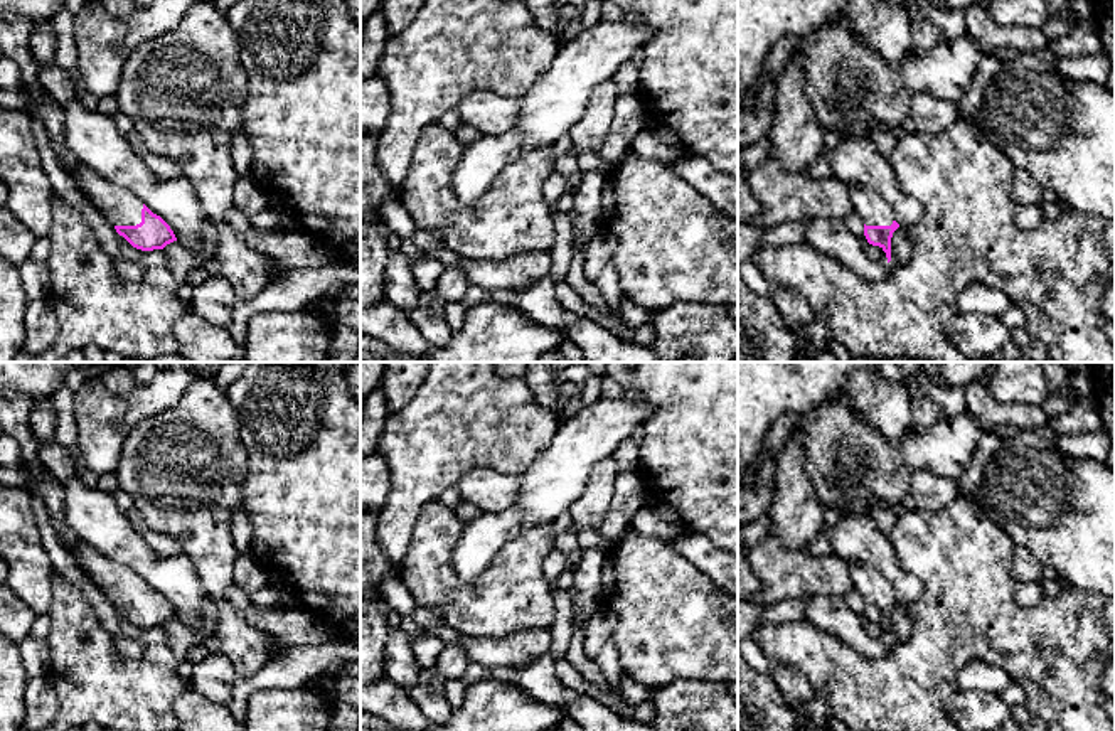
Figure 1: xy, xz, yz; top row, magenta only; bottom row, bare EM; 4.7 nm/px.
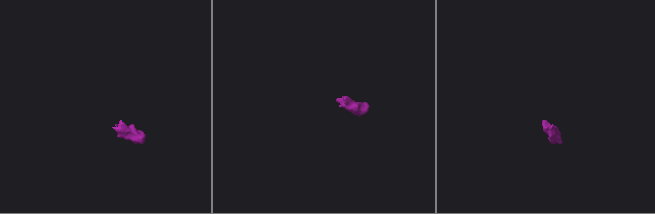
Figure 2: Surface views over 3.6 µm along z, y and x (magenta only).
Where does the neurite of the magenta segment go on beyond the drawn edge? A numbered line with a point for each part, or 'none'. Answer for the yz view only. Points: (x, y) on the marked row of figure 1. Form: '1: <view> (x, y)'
1: yz (874, 211)

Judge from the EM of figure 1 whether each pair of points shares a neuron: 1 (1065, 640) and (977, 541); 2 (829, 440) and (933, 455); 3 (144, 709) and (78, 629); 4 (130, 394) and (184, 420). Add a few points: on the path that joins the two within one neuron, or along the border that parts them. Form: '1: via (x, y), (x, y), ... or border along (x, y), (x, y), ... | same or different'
1: via (1034, 632), (977, 578), (977, 571) | same
2: via (854, 452), (863, 457), (908, 455) | same
3: via (123, 689), (83, 649) | same
4: border along (192, 381), (172, 406), (144, 418), (132, 430) | different

